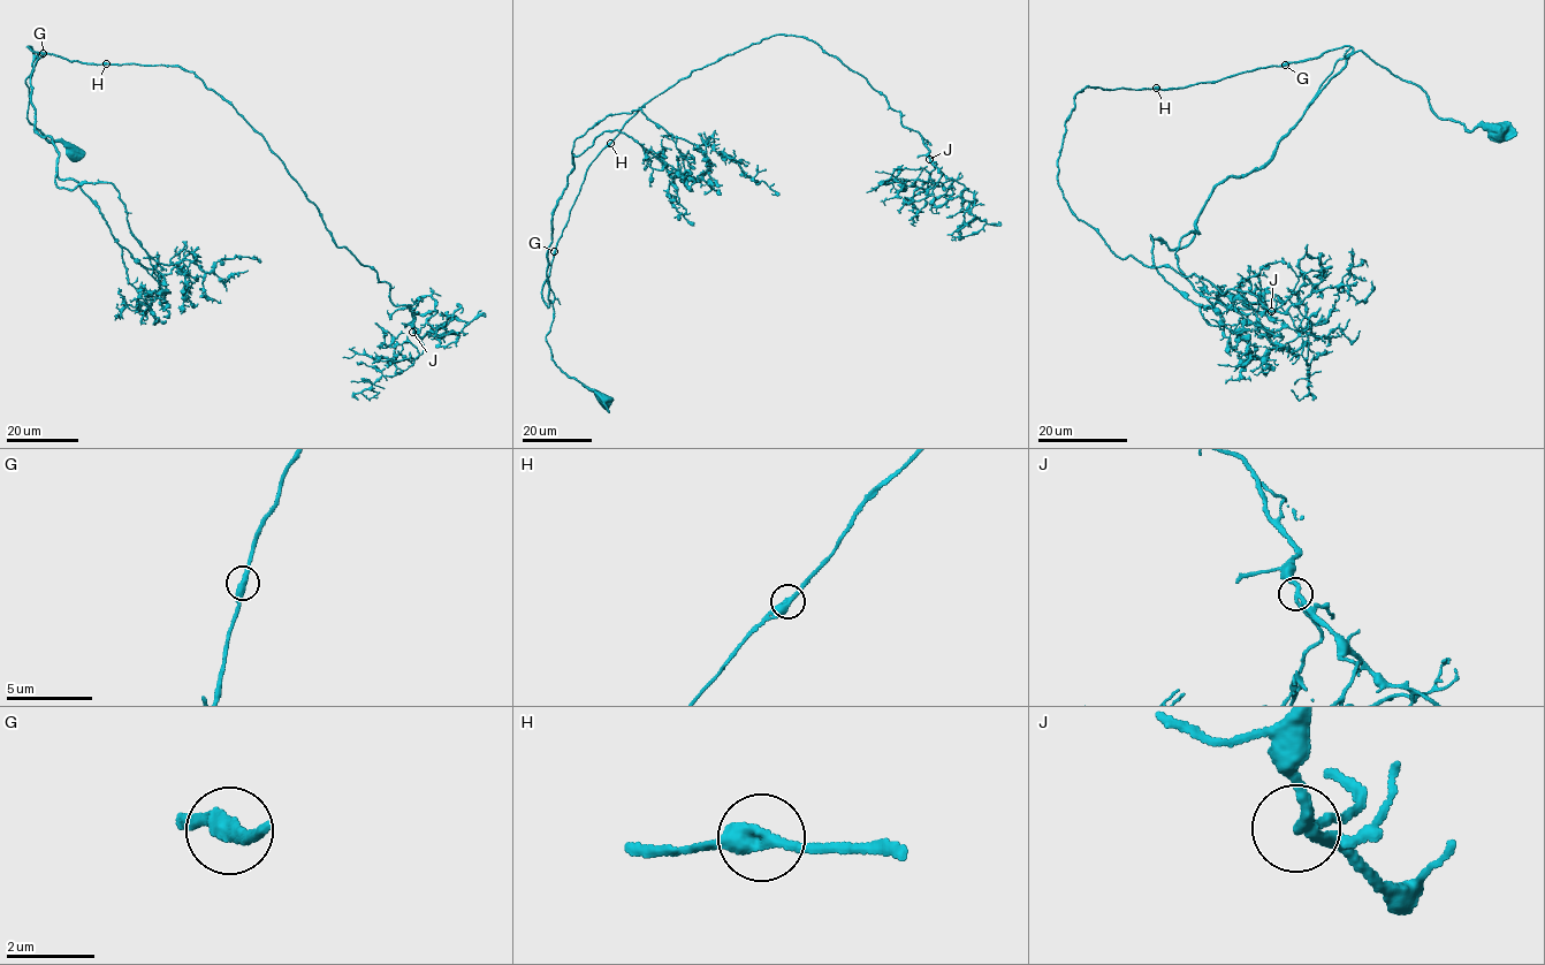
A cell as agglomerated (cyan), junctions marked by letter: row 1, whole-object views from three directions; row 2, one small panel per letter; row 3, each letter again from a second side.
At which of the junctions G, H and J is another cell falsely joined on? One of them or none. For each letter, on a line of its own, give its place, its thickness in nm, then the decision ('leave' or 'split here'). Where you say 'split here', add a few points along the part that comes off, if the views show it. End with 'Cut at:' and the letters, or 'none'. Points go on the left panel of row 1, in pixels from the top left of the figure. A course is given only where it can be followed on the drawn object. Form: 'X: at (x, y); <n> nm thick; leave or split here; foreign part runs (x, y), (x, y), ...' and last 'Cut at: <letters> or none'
G: at (43, 53); 400 nm thick; leave
H: at (106, 63); 360 nm thick; leave
J: at (412, 332); 280 nm thick; leave
Cut at: none

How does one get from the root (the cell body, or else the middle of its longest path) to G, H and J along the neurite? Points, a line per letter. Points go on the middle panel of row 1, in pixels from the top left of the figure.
G: (603, 400), (553, 361), (546, 335), (554, 309), (552, 303), (548, 306), (545, 303), (542, 290), (555, 252)
H: (603, 400), (553, 361), (546, 335), (554, 309), (545, 303), (542, 290), (585, 173), (610, 143)
J: (603, 400), (553, 361), (542, 285), (590, 164), (653, 98), (763, 39), (804, 36), (884, 96), (929, 160)

